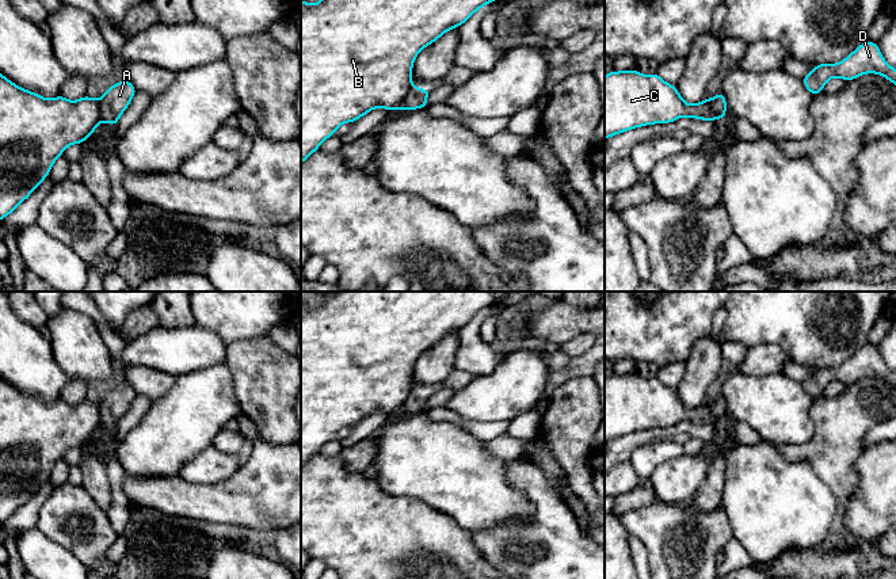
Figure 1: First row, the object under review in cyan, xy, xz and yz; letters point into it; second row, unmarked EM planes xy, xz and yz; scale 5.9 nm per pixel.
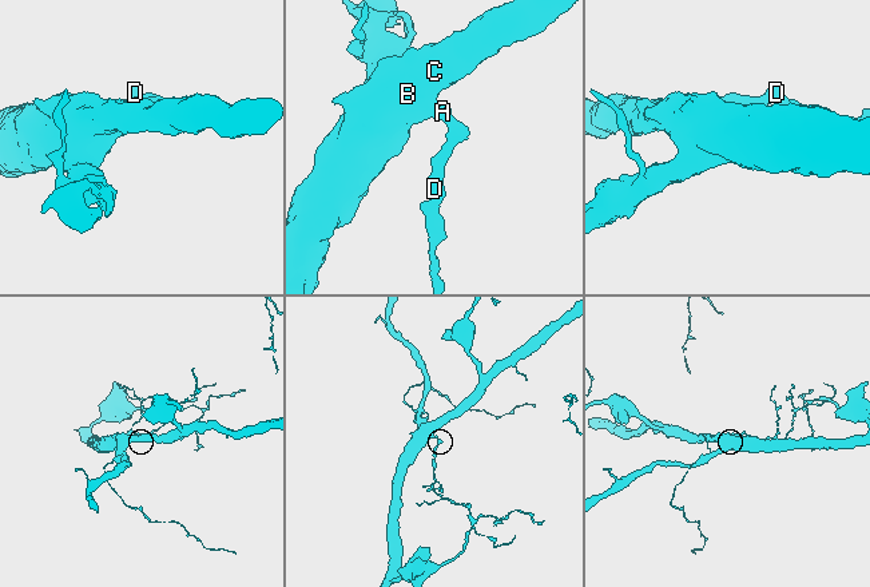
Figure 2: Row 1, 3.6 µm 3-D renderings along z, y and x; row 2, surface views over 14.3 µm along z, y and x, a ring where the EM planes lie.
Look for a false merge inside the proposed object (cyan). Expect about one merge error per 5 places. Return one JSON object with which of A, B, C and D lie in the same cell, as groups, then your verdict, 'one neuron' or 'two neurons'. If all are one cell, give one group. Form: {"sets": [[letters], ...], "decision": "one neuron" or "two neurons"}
{"sets": [["A", "D"], ["B", "C"]], "decision": "two neurons"}

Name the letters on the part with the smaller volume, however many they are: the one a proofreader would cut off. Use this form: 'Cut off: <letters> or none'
Cut off: A, D

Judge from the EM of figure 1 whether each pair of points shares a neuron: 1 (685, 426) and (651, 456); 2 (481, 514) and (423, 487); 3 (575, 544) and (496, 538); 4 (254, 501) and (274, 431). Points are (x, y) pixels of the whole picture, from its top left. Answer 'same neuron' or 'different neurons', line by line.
1: different neurons
2: same neuron
3: same neuron
4: different neurons

